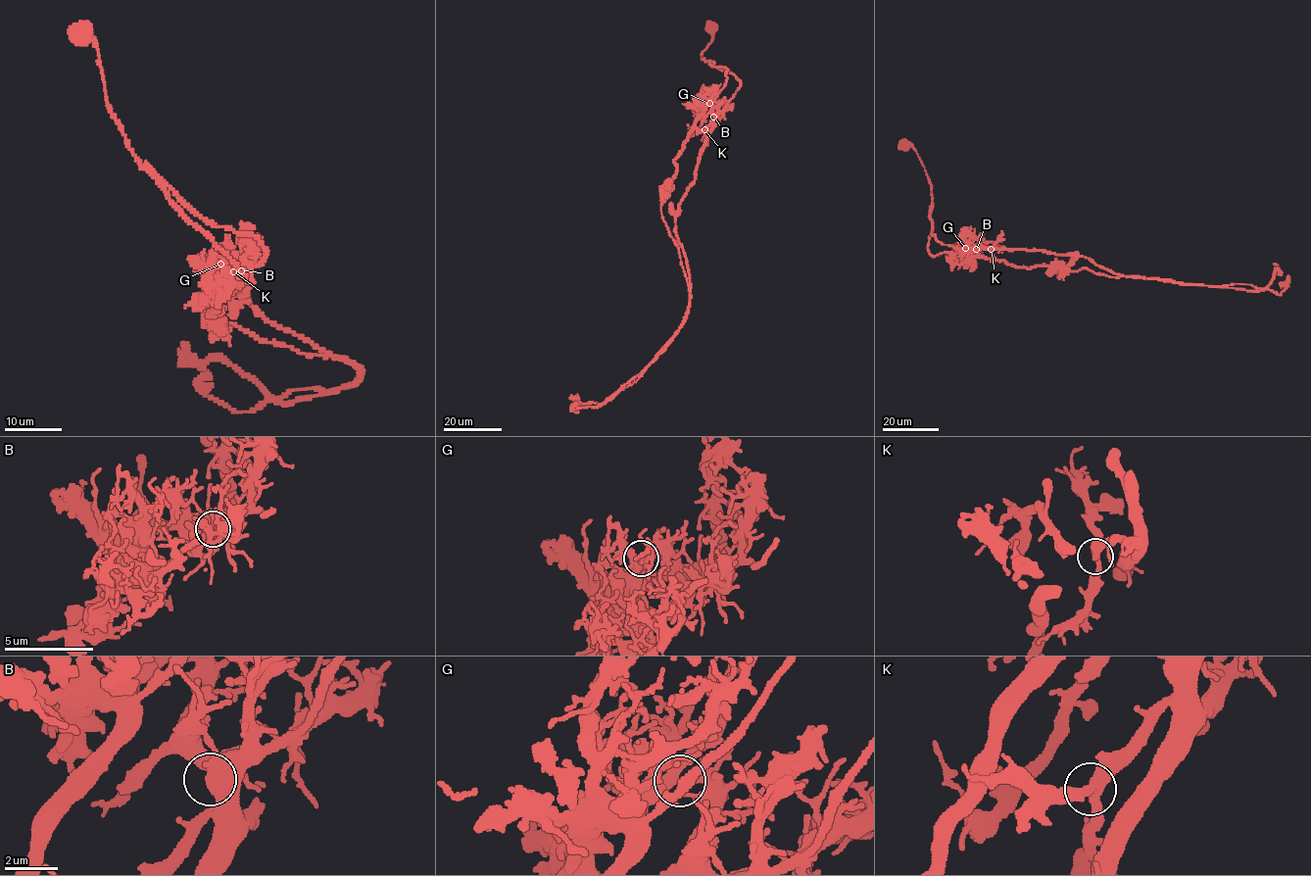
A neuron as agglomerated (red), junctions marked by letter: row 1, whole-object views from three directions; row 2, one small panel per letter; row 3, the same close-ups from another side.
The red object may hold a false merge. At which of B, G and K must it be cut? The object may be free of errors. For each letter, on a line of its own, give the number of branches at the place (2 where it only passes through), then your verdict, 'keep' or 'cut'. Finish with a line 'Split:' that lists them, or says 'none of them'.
B: branches 2; keep
G: branches 5; cut
K: branches 3; keep
Split: G

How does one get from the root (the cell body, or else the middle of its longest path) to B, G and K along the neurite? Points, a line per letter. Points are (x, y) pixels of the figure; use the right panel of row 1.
B: (904, 145), (915, 150), (931, 185), (932, 206), (928, 215), (932, 234), (945, 244), (976, 249)
G: (904, 145), (916, 152), (931, 188), (929, 252), (932, 256), (952, 254), (958, 247), (965, 247)
K: (904, 145), (915, 150), (931, 185), (932, 206), (928, 215), (932, 234), (943, 243), (954, 247), (991, 249)

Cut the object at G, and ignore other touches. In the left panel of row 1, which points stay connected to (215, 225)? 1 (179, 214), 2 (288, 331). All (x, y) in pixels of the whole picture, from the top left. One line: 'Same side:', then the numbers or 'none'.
Same side: 2

